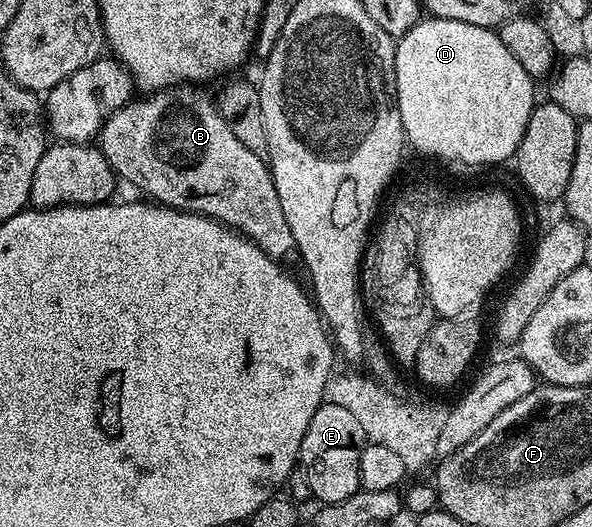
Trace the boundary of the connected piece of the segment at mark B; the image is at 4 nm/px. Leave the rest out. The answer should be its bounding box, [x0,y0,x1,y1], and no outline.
[97,85,301,269]

